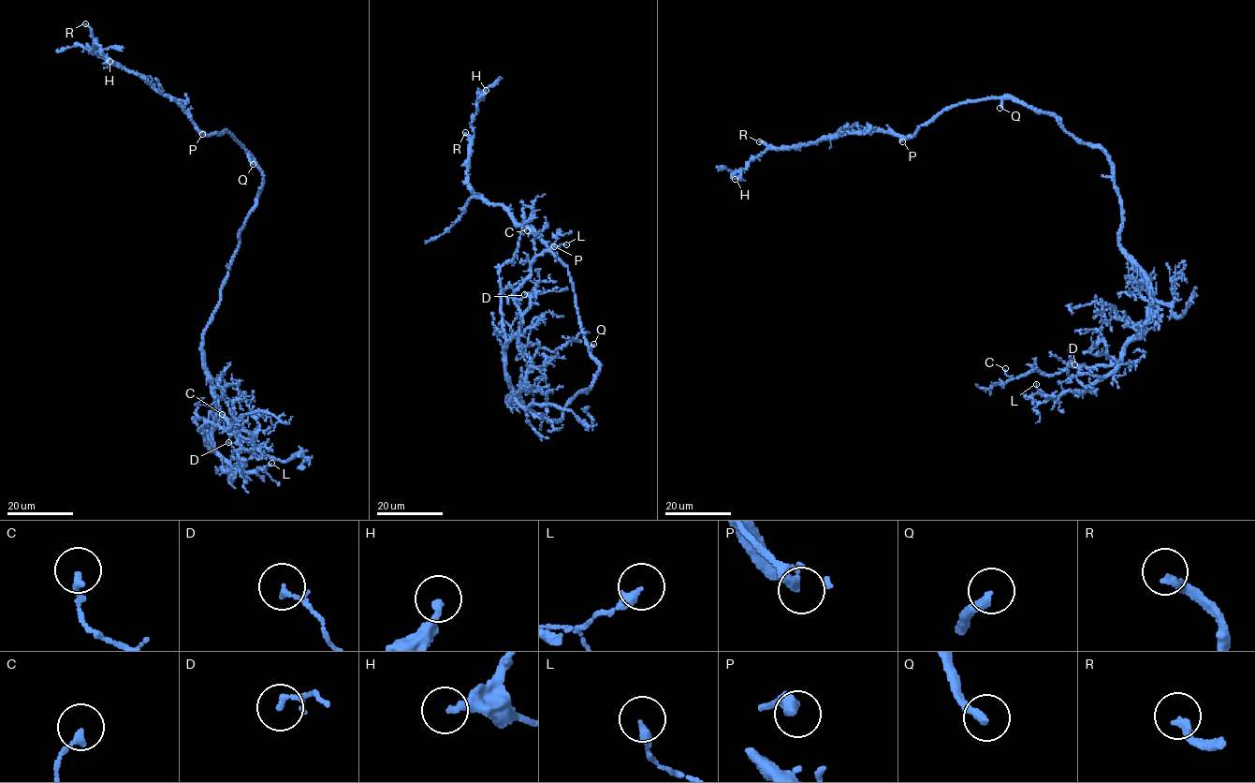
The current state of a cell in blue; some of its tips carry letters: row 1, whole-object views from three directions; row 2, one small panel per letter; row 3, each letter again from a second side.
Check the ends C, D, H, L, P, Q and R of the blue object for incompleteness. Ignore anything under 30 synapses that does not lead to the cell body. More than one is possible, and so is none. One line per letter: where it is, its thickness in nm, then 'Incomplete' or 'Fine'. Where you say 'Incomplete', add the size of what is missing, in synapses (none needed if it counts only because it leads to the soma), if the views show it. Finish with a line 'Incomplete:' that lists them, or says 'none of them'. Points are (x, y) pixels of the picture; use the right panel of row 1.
C: Place: (1005, 368). Thickness 200 nm. Fine
D: Place: (1074, 364). Thickness 110 nm. Fine
H: Place: (735, 179). Thickness 240 nm. Fine
L: Place: (1036, 384). Thickness 280 nm. Fine
P: Place: (902, 141). Thickness 340 nm. Fine
Q: Place: (999, 108). Thickness 280 nm. Incomplete
R: Place: (759, 141). Thickness 280 nm. Fine
Incomplete: Q

